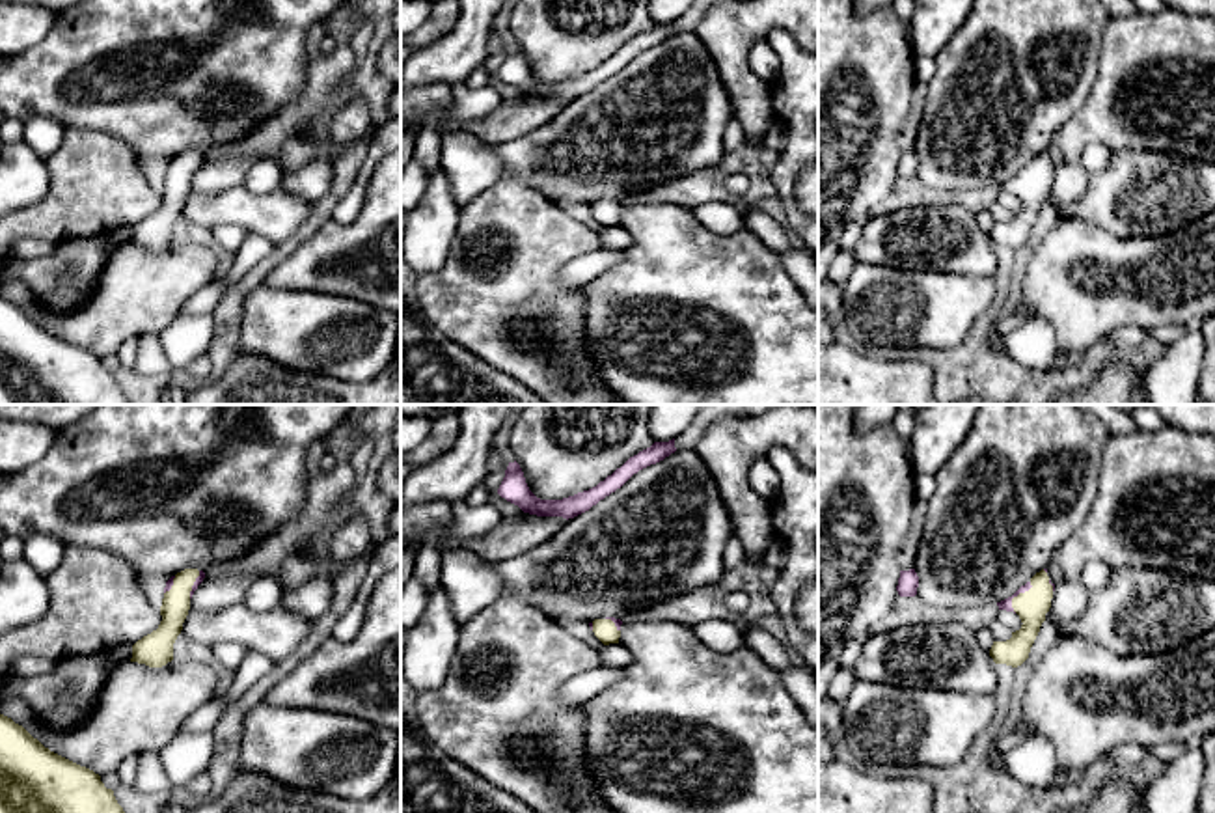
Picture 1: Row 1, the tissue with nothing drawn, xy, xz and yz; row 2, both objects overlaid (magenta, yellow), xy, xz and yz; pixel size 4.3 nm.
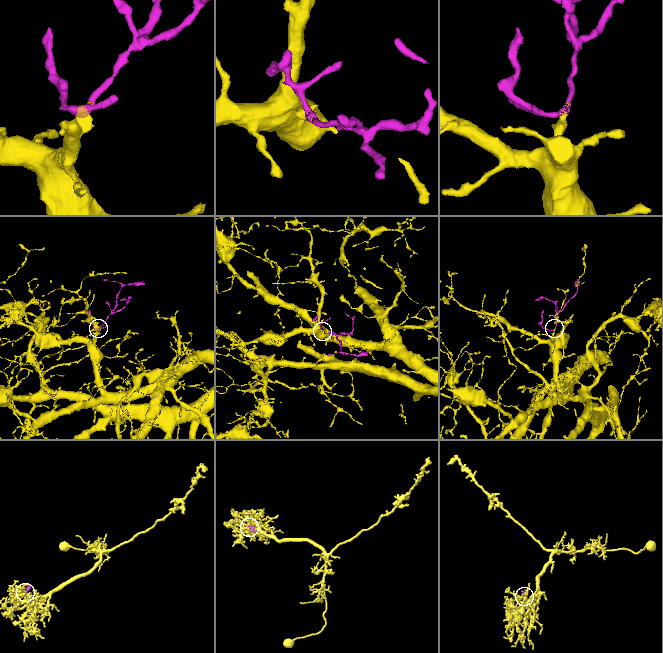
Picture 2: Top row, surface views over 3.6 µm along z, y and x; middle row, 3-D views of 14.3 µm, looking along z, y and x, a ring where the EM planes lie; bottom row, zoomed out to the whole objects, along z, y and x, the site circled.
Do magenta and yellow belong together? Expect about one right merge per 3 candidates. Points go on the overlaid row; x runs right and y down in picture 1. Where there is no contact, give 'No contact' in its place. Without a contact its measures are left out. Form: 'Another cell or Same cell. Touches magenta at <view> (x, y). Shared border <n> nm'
Same cell. Touches magenta at yz (1016, 595). Shared border 150 nm

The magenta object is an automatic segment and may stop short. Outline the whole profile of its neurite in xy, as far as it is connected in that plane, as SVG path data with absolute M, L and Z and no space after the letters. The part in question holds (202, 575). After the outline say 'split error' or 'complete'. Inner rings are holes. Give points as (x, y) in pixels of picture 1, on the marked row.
M184 569L166 582L160 606L162 621L157 630L132 645L130 662L162 668L173 660L173 643L183 630L190 610L190 599L203 578L203 571Z; split error

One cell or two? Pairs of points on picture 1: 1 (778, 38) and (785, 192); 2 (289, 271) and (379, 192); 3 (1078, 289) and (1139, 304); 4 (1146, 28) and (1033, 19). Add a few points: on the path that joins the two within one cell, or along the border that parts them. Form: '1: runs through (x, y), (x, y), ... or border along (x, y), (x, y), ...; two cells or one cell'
1: runs through (798, 77), (798, 153); one cell
2: runs through (315, 260), (341, 248), (371, 219); one cell
3: runs through (1092, 289), (1124, 291); one cell
4: border along (1109, 19), (1094, 68); two cells

